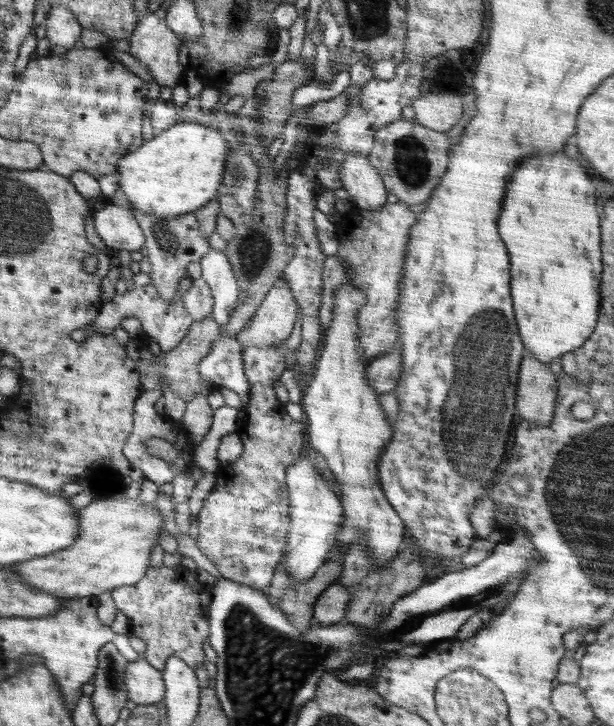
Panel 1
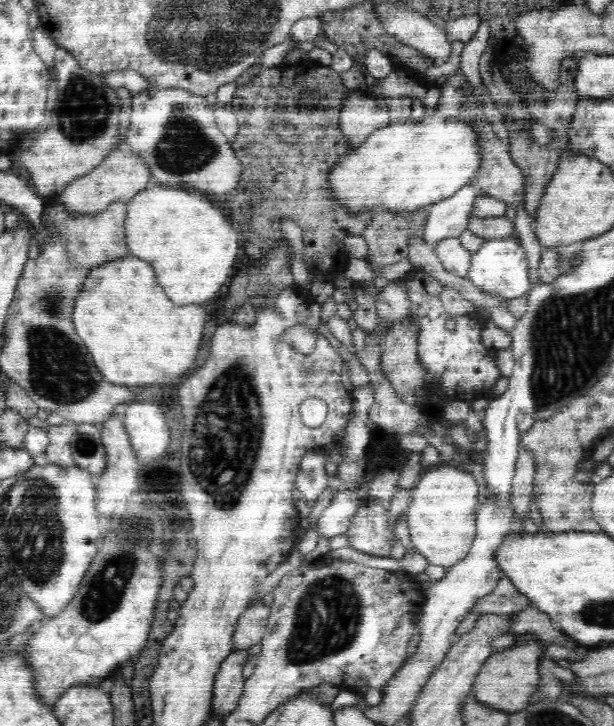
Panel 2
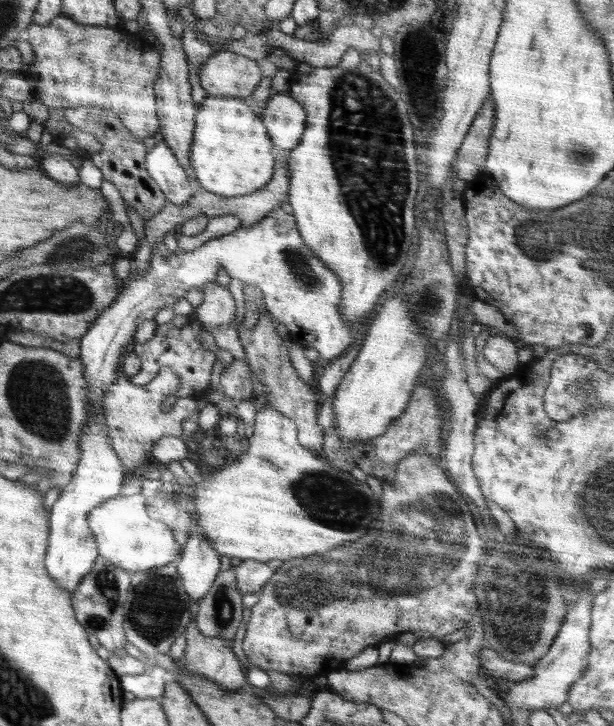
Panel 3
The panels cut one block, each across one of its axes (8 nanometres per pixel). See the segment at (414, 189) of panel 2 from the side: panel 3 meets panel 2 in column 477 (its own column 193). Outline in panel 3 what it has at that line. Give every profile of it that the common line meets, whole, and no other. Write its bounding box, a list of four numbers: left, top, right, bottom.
[190,96,274,196]

